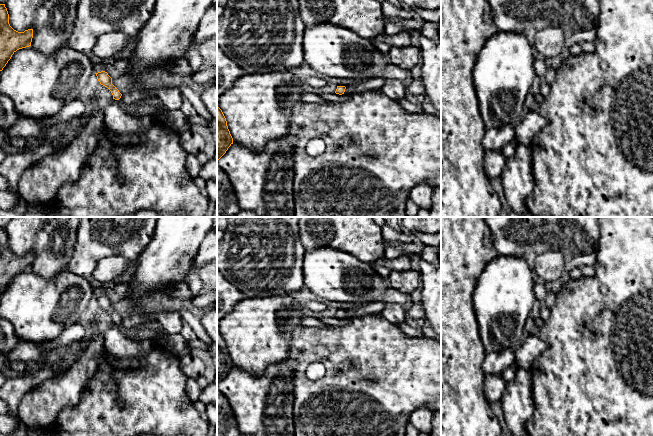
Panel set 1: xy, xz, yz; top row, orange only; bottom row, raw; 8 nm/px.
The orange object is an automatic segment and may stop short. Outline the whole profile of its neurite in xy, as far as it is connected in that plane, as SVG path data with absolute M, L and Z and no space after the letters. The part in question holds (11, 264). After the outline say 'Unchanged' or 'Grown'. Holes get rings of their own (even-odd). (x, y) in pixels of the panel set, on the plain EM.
M0 228L0 295L17 274L31 270L32 262L33 253L18 256L10 250L7 232Z. Unchanged

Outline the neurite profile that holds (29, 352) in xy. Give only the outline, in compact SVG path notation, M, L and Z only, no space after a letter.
M19 340L17 345L8 352L7 357L9 361L20 360L28 363L38 363L42 360L41 343L32 343L28 341Z

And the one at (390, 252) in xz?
M413 239L410 242L402 243L400 246L387 246L384 248L384 258L395 259L401 256L404 252L421 256L423 253L423 247L420 247Z

